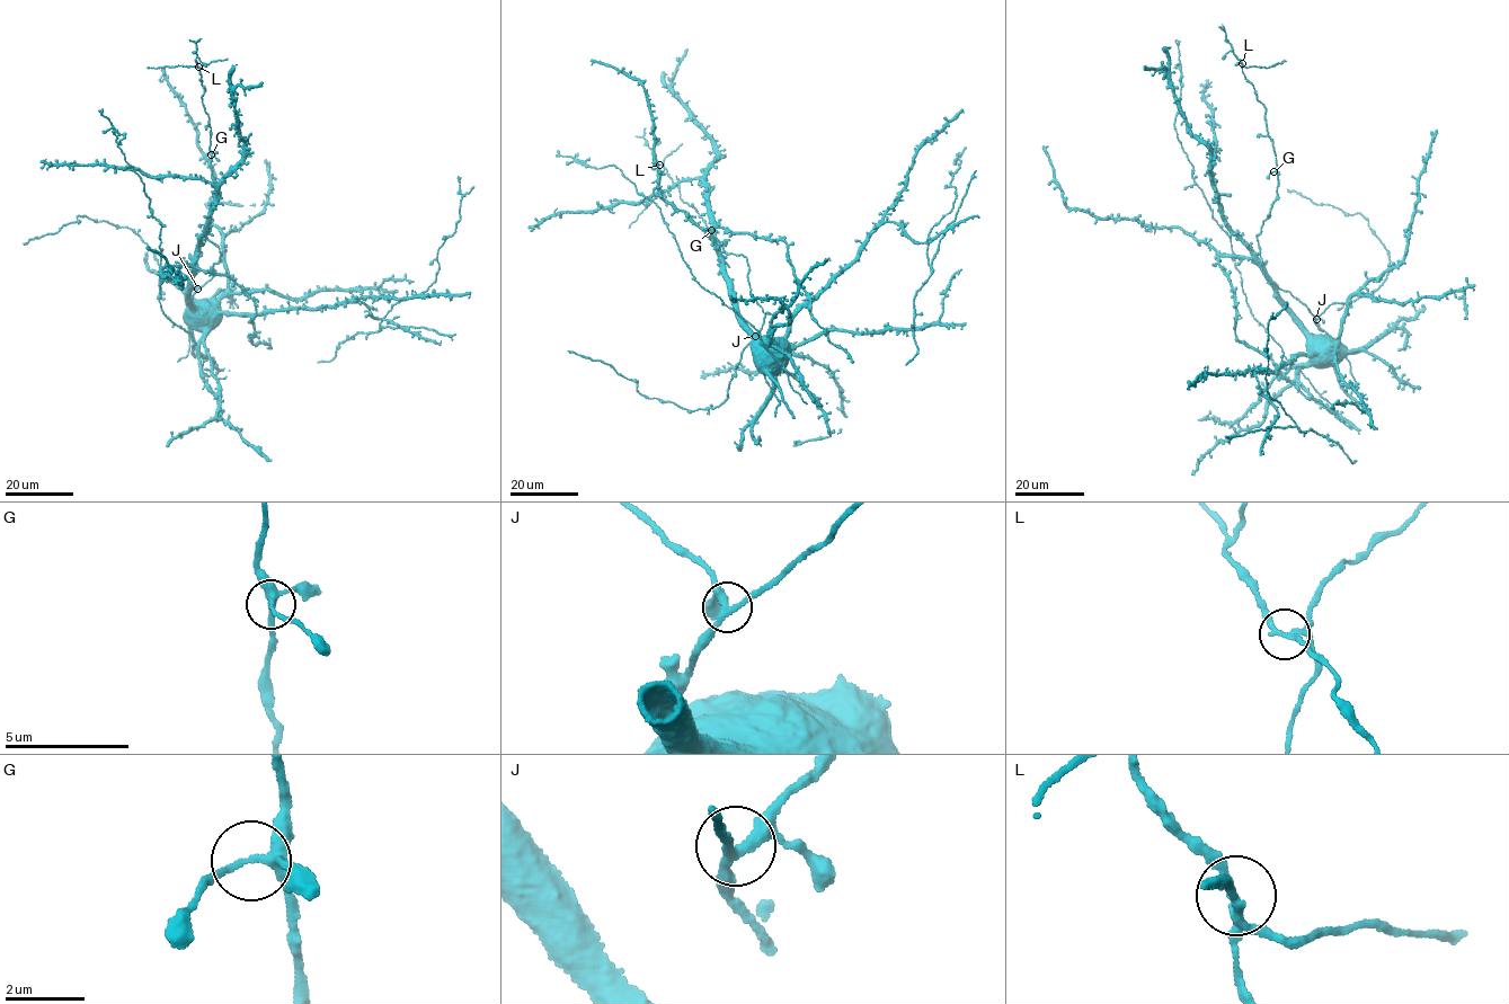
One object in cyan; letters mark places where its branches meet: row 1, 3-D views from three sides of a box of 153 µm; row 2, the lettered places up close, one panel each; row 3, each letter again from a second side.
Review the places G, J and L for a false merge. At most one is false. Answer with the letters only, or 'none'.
L

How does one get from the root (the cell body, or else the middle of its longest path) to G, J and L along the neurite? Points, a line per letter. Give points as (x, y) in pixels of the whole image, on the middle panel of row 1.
G: (768, 341), (753, 348), (756, 362), (765, 316), (747, 258), (726, 252), (729, 240), (711, 230)
J: (768, 341), (762, 341), (753, 348), (756, 362), (753, 347), (755, 336)
L: (768, 341), (753, 348), (756, 362), (765, 316), (747, 258), (724, 250), (728, 239), (719, 242), (659, 165)

